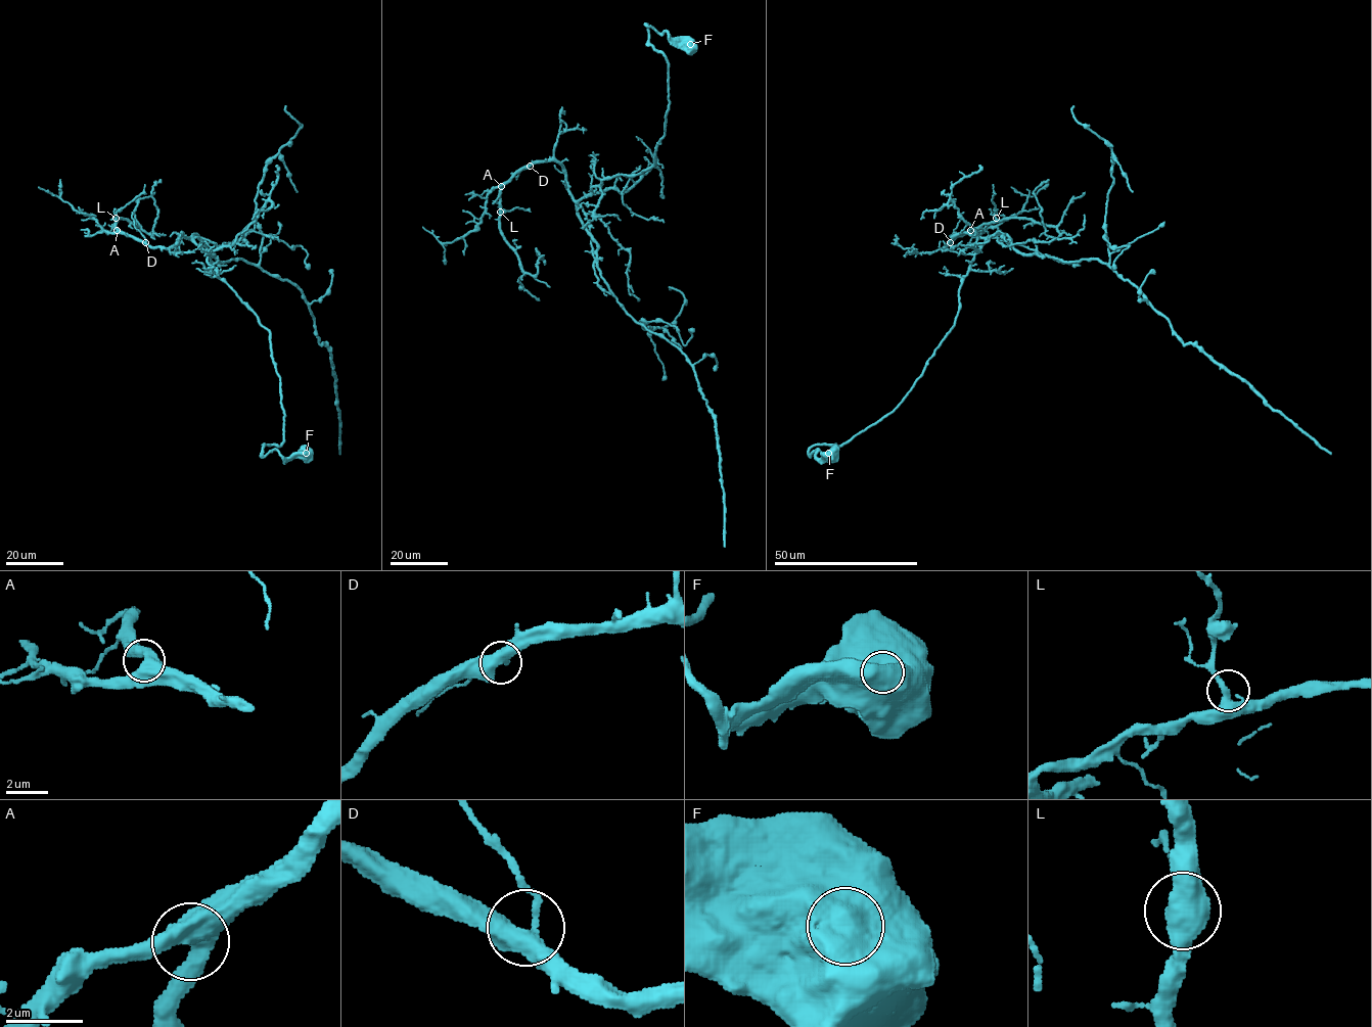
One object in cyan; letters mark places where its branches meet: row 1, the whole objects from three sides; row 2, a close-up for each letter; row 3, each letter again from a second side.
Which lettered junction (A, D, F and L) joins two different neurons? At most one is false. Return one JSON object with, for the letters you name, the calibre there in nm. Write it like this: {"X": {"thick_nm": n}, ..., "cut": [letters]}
{"cut": []}

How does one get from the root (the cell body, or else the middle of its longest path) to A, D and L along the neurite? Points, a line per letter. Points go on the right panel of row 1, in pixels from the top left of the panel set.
A: (832, 453), (808, 450), (888, 415), (954, 324), (985, 239), (958, 233), (945, 247), (970, 230)
D: (832, 453), (808, 450), (888, 415), (954, 324), (985, 239), (950, 242)
L: (832, 453), (808, 450), (850, 441), (920, 375), (985, 239), (958, 233), (945, 247), (996, 218)

